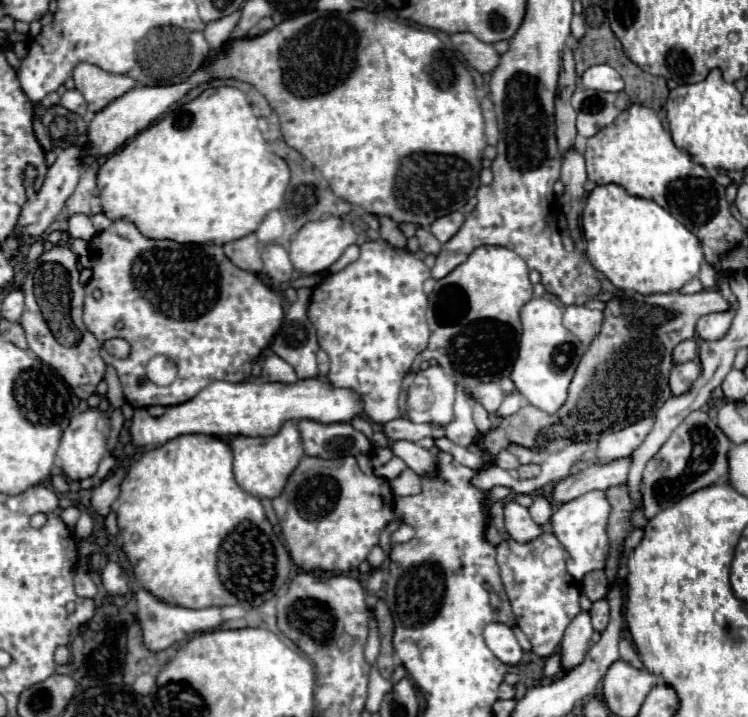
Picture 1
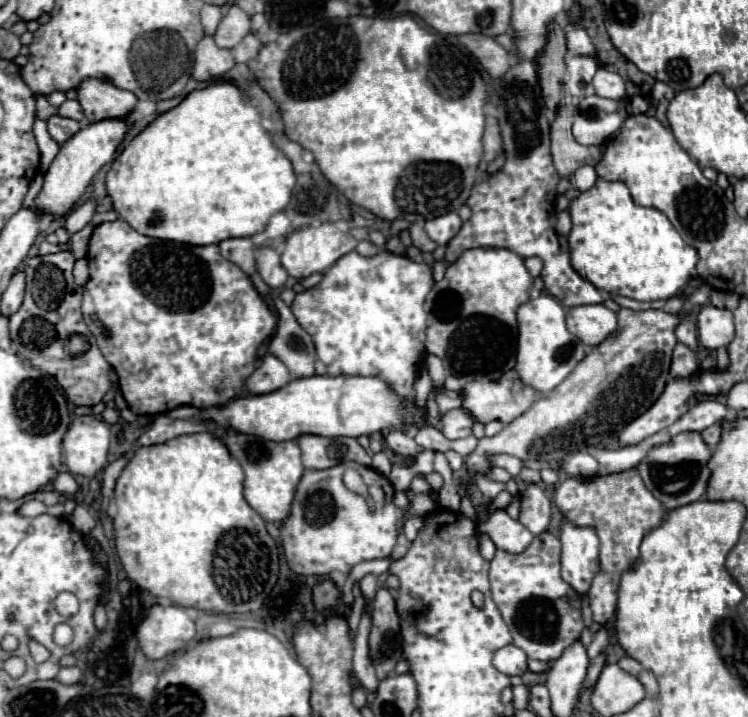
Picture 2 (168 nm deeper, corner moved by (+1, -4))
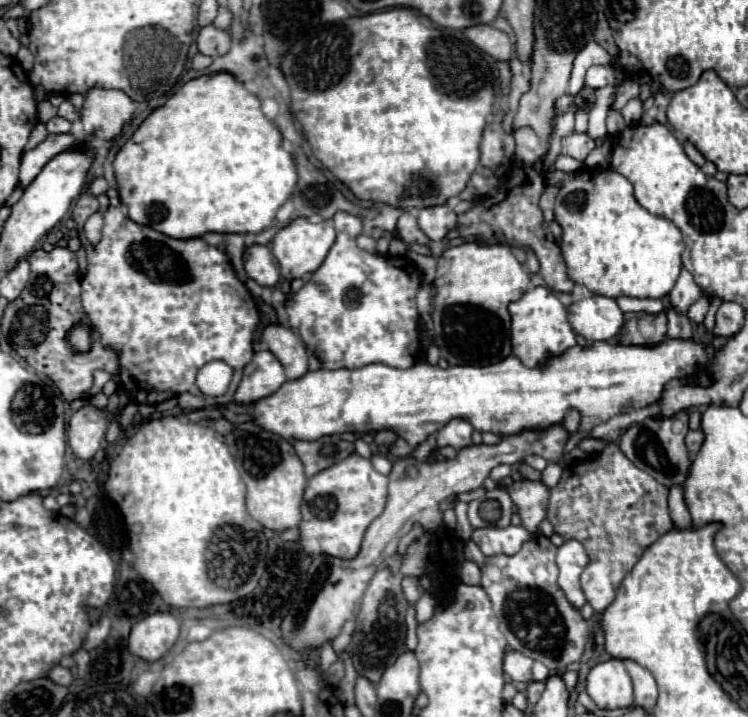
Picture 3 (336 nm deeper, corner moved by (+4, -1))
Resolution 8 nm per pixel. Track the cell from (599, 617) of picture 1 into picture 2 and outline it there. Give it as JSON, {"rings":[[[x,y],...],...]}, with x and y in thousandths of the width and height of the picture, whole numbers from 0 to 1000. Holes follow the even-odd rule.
{"rings":[[[852,654],[822,660],[822,665],[814,662],[795,668],[758,668],[742,682],[739,699],[761,727],[769,727],[771,732],[790,732],[798,738],[803,755],[803,796],[790,813],[787,838],[793,866],[806,872],[822,858],[830,799],[849,785],[849,780],[854,777],[860,746],[884,732],[892,713],[886,710],[886,704],[881,704],[881,699],[876,699],[876,693],[870,693],[870,688],[865,688],[865,679],[860,676]]]}

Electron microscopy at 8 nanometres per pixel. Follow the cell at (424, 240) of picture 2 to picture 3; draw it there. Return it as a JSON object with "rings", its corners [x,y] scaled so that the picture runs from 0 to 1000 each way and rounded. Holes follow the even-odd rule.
{"rings":[[[540,296],[540,298],[532,304],[529,324],[532,324],[532,329],[535,329],[543,340],[551,340],[551,338],[572,340],[572,338],[575,338],[575,335],[572,335],[572,329],[559,318],[556,301],[551,301],[548,296]]]}

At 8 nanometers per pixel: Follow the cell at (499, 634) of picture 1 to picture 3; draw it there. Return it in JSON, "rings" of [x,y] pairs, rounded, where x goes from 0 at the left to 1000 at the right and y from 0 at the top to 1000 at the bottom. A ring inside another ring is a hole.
{"rings":[[[682,909],[674,915],[674,937],[687,948],[687,951],[709,951],[711,948],[711,918],[695,912],[695,909]]]}

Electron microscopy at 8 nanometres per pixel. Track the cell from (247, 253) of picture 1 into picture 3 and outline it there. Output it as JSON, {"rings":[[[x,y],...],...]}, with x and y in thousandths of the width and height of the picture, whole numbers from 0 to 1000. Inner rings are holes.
{"rings":[[[278,324],[270,329],[281,343],[289,343],[294,349],[302,351],[302,357],[307,360],[313,377],[316,377],[316,385],[329,393],[332,385],[326,379],[326,371],[324,371],[324,351],[326,351],[326,329],[324,326],[289,326],[289,324]]]}

